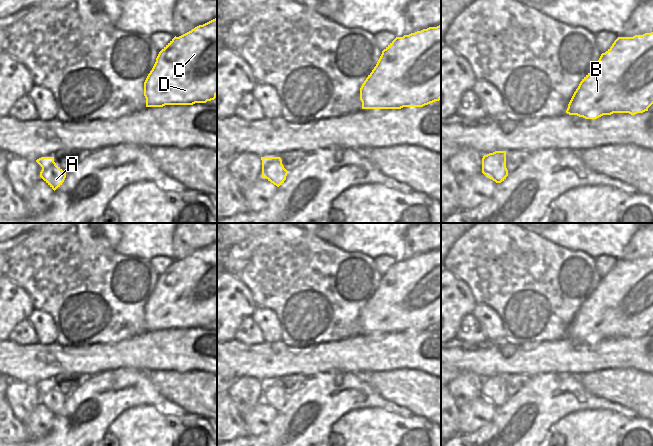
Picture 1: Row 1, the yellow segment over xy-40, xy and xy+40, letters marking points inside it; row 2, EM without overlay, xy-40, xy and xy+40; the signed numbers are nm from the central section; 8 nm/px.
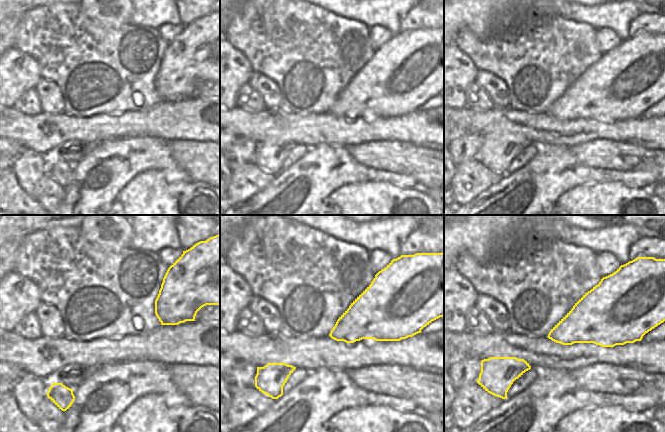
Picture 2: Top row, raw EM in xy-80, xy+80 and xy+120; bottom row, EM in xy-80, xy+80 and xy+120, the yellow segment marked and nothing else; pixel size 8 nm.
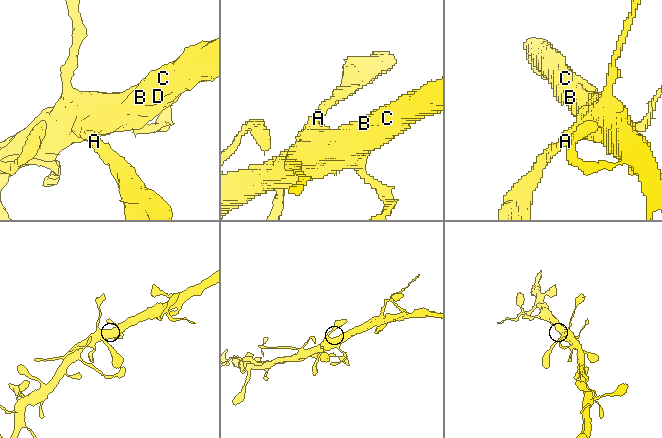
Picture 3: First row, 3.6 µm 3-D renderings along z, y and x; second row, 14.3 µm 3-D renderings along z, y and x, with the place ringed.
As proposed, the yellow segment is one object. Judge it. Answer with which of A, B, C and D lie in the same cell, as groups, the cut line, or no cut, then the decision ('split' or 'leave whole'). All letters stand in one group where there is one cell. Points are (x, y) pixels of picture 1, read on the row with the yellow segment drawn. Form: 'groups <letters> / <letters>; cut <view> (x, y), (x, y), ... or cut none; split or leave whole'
groups A B C D; cut none; leave whole

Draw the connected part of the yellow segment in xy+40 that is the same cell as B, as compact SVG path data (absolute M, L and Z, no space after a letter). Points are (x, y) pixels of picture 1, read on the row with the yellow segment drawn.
M653 32L618 37L582 79L566 113L597 119L613 113L643 113L652 104Z

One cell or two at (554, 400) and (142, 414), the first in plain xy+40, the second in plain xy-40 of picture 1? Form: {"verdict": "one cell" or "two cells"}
{"verdict": "two cells"}

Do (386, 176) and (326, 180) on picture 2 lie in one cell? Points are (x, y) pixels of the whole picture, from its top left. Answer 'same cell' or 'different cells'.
same cell

